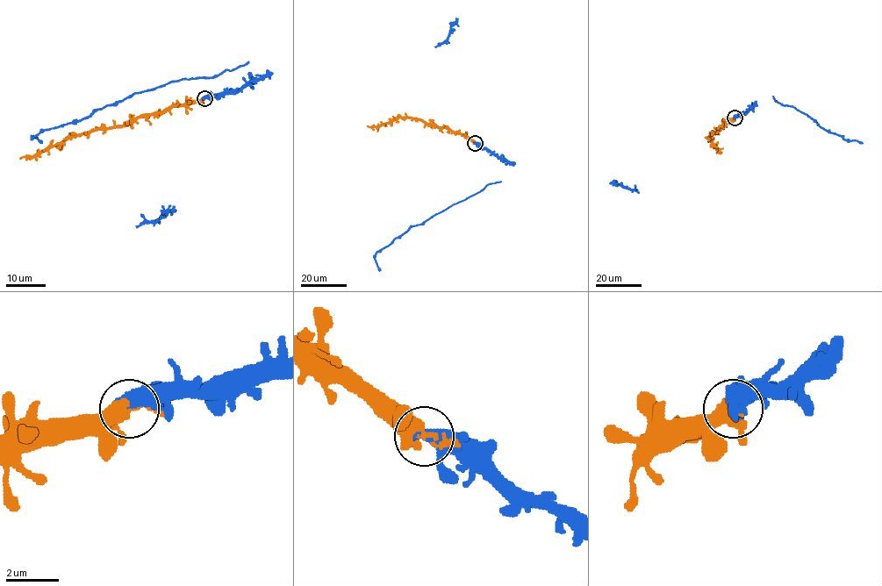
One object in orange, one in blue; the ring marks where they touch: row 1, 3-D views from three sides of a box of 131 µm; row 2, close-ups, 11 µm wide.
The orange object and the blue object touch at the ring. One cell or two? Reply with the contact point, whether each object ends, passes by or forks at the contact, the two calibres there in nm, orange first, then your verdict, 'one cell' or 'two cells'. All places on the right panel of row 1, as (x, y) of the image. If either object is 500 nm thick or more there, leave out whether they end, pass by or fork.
(734, 117) | orange forks | blue passes by | 280/480 nm | one cell

